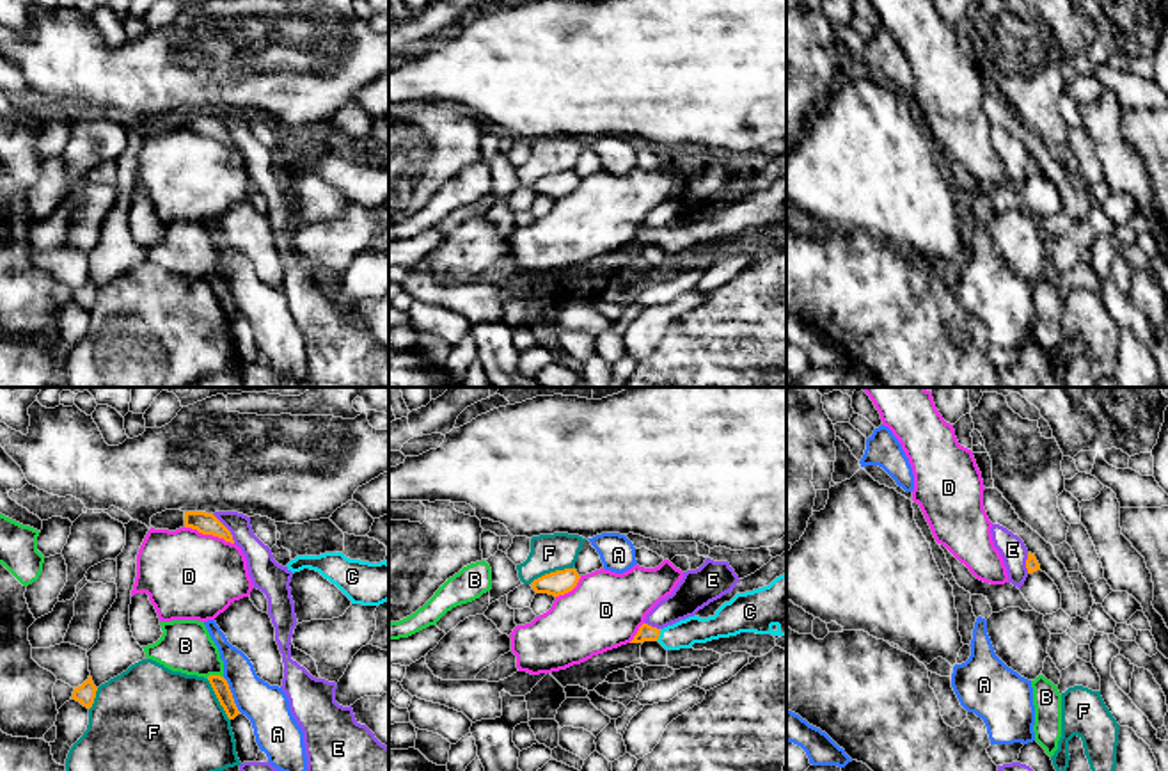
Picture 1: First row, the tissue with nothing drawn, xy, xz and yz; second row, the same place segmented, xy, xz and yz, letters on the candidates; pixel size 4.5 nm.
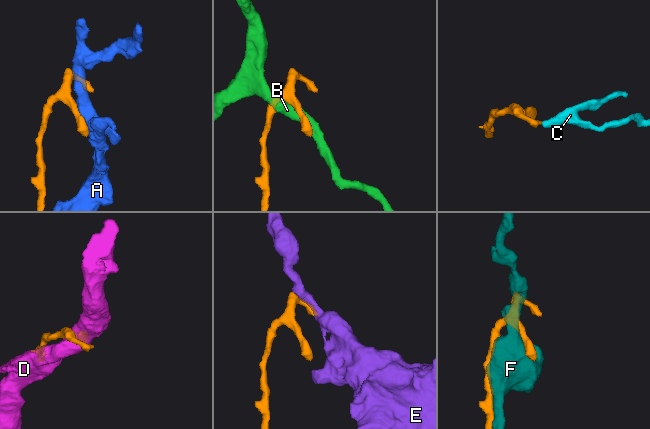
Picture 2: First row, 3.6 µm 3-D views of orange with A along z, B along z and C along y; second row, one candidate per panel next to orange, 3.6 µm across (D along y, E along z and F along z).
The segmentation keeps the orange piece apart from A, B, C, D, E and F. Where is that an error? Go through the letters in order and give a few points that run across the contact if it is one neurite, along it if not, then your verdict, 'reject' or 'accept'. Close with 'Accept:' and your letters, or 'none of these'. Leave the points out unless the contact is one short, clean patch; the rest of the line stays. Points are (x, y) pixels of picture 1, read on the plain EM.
A: reject
B: reject
C: line xz (647, 235), (659, 237), (682, 237); accept
D: reject
E: reject
F: reject
Accept: C

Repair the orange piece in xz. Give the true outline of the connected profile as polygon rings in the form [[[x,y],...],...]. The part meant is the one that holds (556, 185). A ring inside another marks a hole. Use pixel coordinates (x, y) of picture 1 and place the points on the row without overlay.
[[[564,171],[534,181],[531,188],[536,195],[548,195],[559,199],[572,194],[577,188],[579,181],[580,178],[575,171]]]

